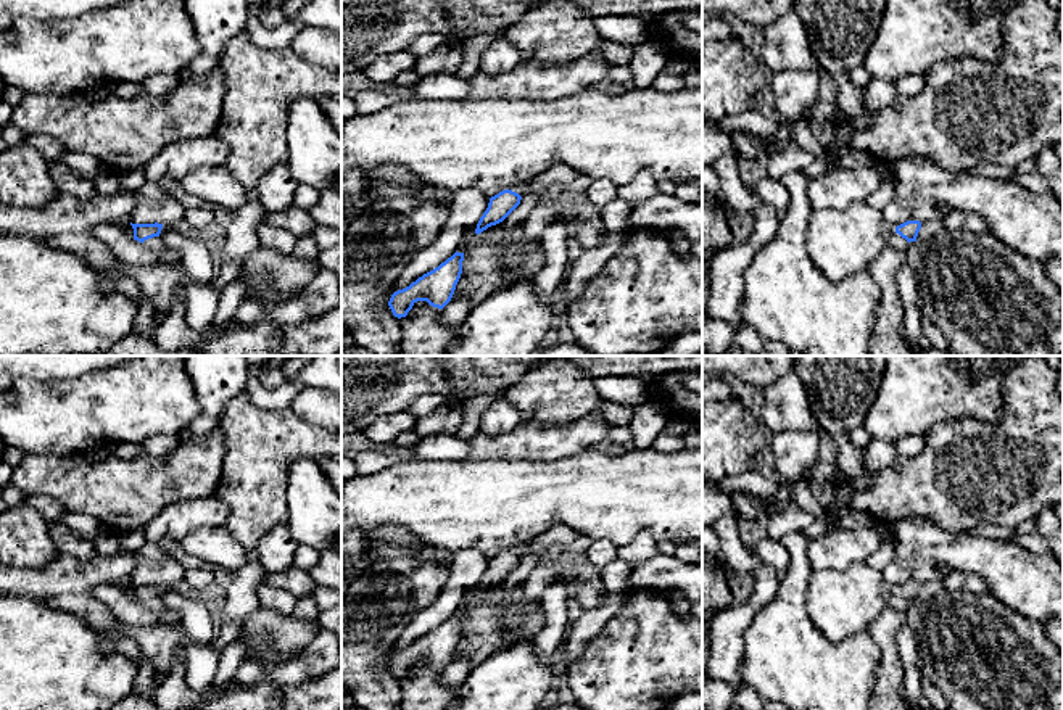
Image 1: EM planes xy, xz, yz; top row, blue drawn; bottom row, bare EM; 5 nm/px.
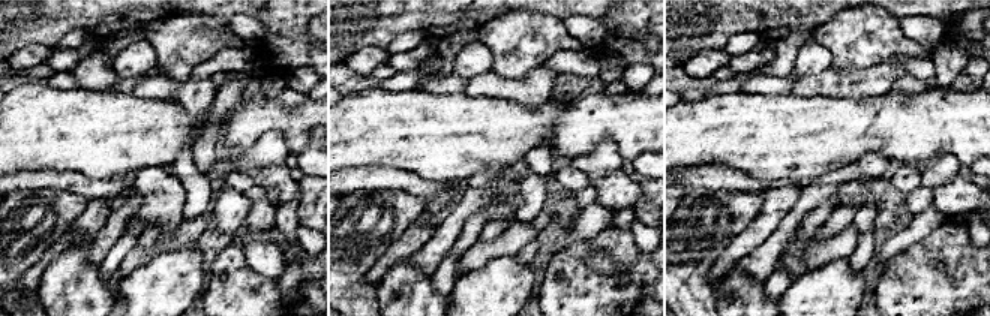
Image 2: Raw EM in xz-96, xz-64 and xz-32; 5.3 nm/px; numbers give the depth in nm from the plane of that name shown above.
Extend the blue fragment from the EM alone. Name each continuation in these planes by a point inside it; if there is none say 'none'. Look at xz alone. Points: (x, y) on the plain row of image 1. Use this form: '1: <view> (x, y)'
1: xz (561, 535)

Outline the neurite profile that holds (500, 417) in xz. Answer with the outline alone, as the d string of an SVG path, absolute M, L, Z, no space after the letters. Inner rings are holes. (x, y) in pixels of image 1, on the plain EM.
M499 394L482 414L480 428L488 435L512 431L520 422L522 414L503 394Z

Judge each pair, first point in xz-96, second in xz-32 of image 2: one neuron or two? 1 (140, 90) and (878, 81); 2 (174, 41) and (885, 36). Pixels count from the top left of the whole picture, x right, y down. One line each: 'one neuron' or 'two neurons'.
1: one neuron
2: one neuron

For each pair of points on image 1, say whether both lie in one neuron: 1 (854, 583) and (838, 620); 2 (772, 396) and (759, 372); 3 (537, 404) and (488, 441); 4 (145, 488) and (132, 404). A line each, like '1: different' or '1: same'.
1: same
2: different
3: different
4: different

